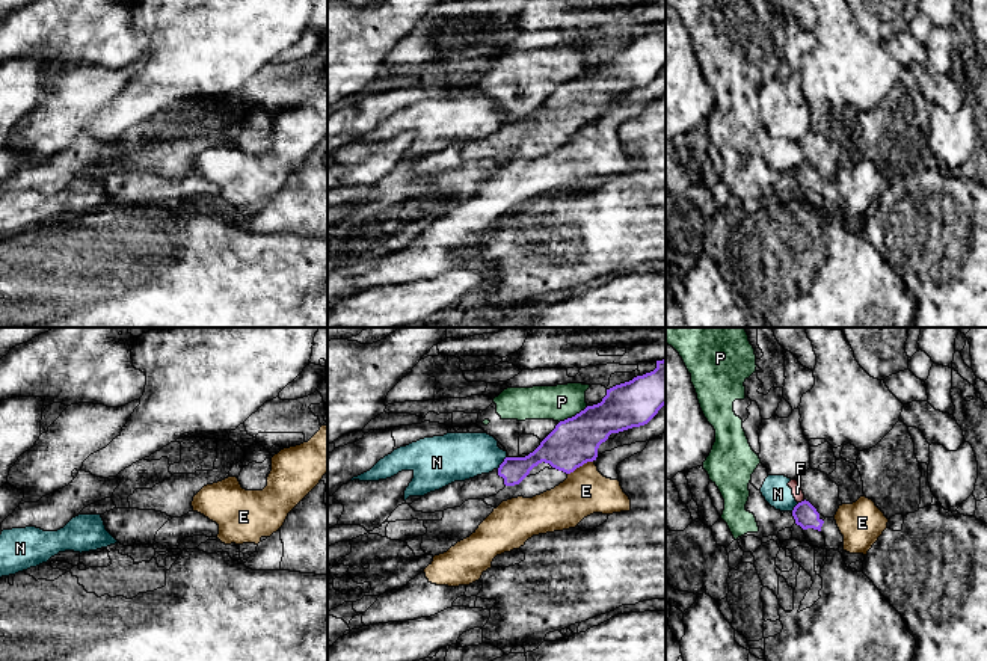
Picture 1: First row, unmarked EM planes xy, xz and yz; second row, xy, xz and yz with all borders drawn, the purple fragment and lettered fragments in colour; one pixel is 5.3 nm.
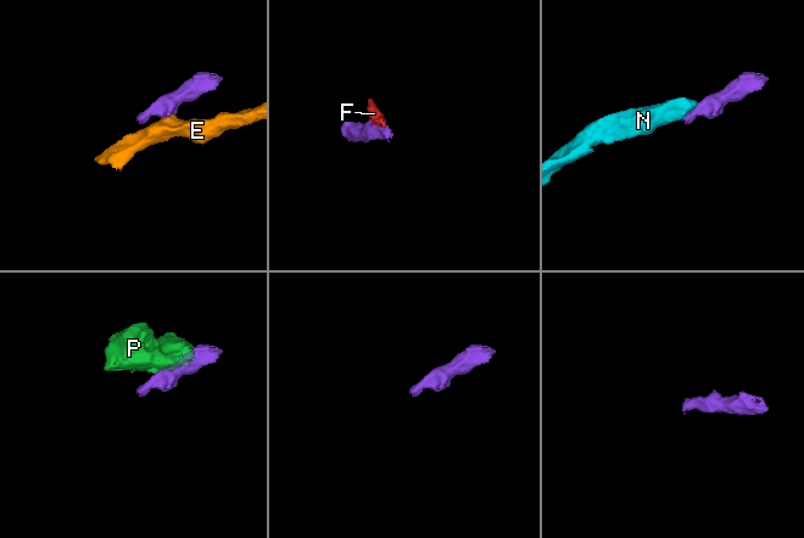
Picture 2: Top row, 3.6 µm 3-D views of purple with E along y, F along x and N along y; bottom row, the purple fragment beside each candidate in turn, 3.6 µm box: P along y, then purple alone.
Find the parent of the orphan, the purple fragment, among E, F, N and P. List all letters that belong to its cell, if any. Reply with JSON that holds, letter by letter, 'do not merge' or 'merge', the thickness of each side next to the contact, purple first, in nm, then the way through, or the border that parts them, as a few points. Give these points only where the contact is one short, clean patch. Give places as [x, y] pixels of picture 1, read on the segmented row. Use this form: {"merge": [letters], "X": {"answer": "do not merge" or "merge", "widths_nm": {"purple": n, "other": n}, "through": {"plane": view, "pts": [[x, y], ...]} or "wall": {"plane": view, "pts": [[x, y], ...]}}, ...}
{"merge": [], "E": {"answer": "do not merge", "widths_nm": {"purple": 260, "other": 240}, "wall": {"plane": "xz", "pts": [[592, 461], [568, 474]]}}, "F": {"answer": "do not merge", "widths_nm": {"purple": 120, "other": 60}, "wall": {"plane": "yz", "pts": [[805, 500], [799, 503]]}}, "N": {"answer": "do not merge", "widths_nm": {"purple": 140, "other": 260}, "wall": {"plane": "xz", "pts": [[507, 456], [497, 468]]}}, "P": {"answer": "do not merge", "widths_nm": {"purple": 260, "other": 190}}}

